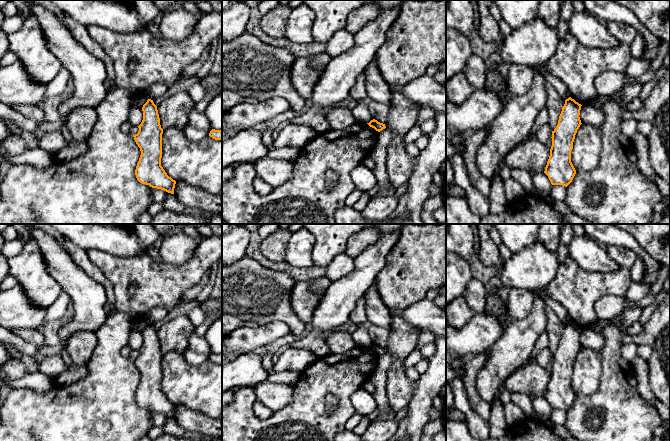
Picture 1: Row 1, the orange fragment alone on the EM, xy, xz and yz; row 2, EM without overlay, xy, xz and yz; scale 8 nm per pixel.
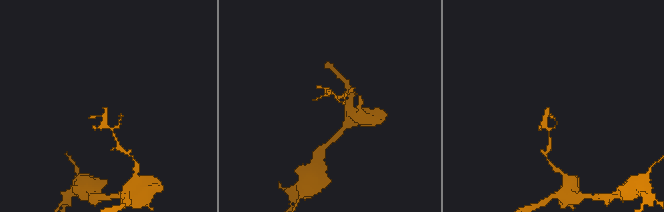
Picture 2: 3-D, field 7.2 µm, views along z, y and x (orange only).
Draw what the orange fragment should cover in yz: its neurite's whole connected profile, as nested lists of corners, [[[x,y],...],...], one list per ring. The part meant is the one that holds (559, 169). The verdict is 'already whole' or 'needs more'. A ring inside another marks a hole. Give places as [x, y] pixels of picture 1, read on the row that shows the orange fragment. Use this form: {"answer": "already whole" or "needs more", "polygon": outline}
{"answer": "already whole", "polygon": [[[569,97],[565,100],[558,124],[552,131],[552,146],[544,173],[552,185],[567,187],[576,170],[571,162],[571,151],[577,130],[581,123],[581,104]]]}

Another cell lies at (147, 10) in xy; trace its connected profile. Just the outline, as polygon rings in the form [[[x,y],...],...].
[[[133,0],[132,4],[141,20],[145,22],[151,22],[160,14],[153,0]]]

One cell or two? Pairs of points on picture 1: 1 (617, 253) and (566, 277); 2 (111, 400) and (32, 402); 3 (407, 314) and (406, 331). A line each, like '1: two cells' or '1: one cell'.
1: two cells
2: one cell
3: two cells

